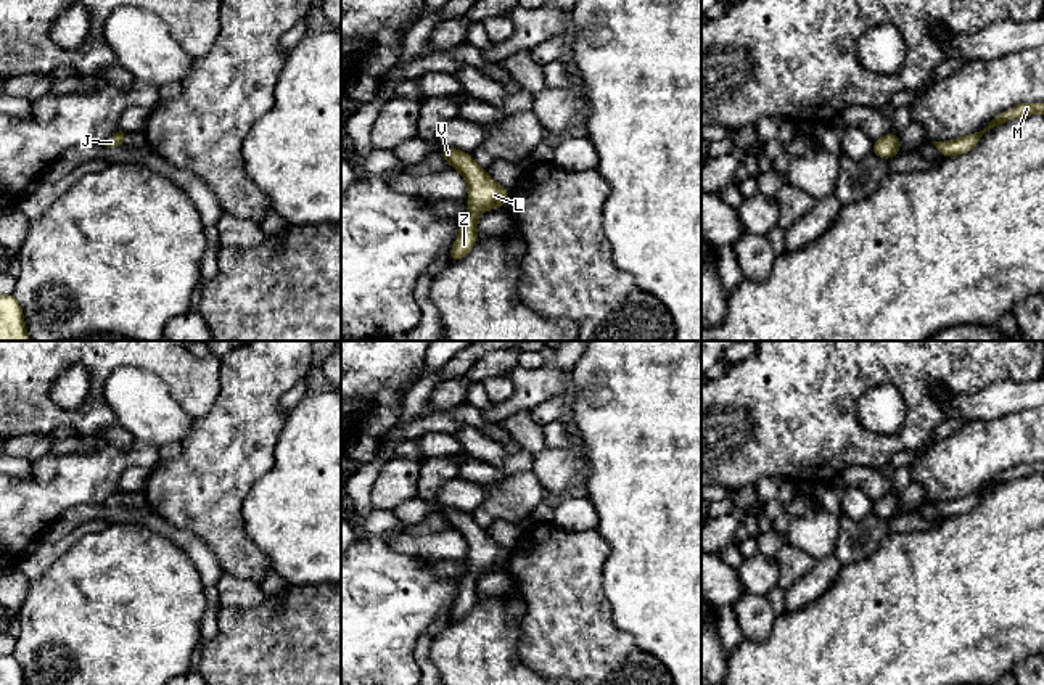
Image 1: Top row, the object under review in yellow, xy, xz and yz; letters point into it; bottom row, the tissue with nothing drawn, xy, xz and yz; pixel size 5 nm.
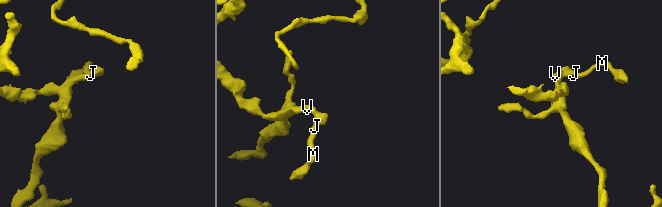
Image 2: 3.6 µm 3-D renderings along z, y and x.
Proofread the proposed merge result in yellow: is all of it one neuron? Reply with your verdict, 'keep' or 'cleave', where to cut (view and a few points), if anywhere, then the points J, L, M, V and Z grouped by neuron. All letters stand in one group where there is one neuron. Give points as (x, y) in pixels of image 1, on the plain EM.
keep; cut none; groups J L M V Z

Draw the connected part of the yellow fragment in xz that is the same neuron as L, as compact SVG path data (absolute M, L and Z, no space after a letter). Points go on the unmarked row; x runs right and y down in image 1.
M438 508L438 513L452 529L458 531L468 543L470 571L462 577L462 585L454 606L449 611L449 622L463 619L478 601L478 579L489 569L502 569L510 558L510 552L495 543L486 529L481 529L473 516L455 508Z

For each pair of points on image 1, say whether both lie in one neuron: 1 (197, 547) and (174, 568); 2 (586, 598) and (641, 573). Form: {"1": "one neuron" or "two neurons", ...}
{"1": "two neurons", "2": "two neurons"}

